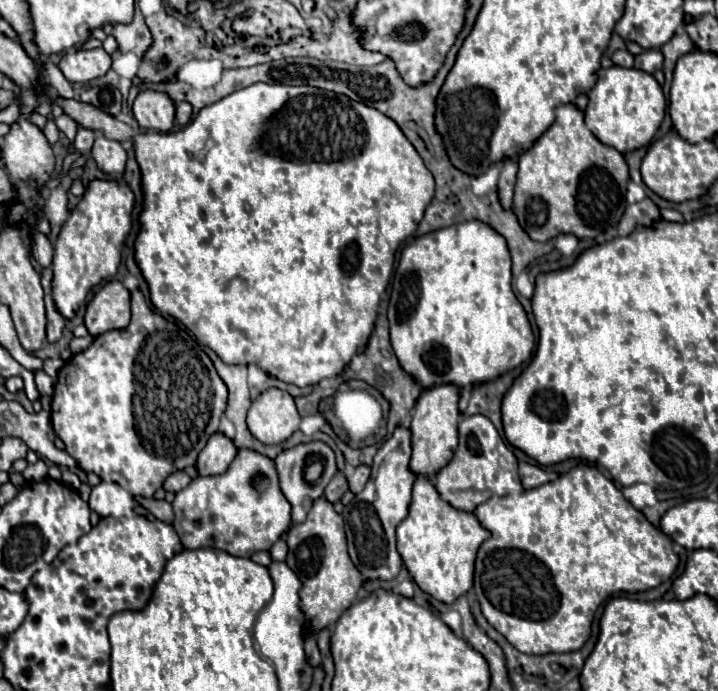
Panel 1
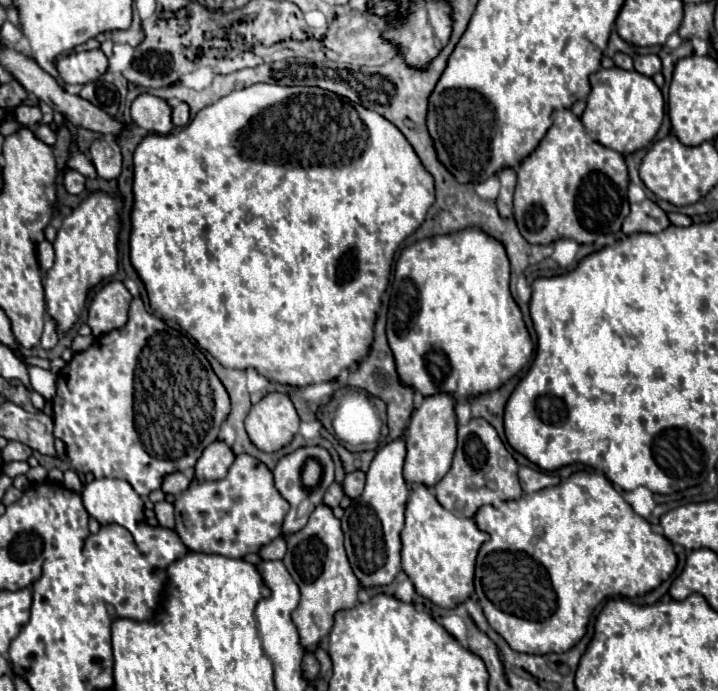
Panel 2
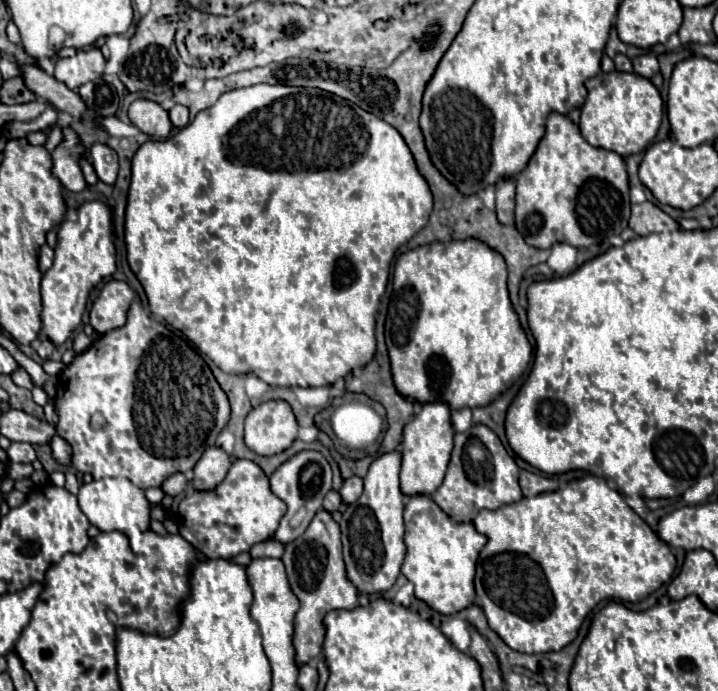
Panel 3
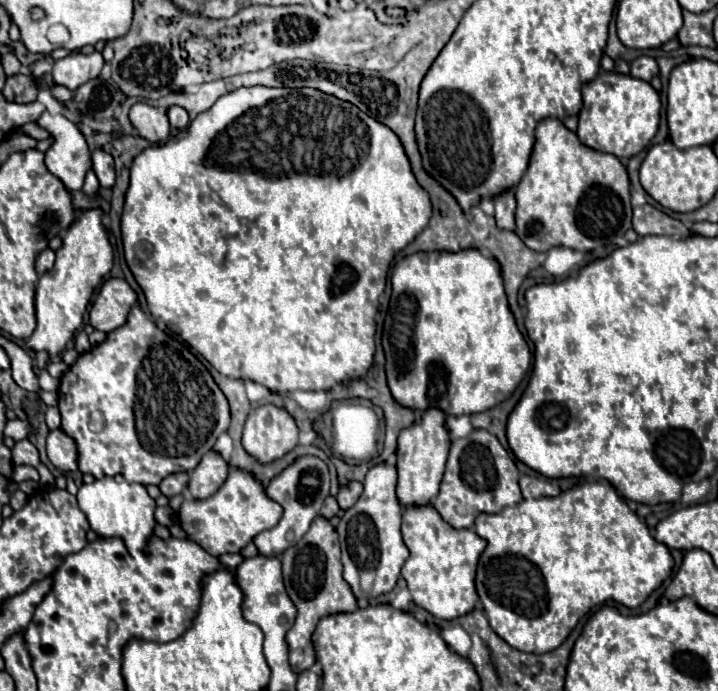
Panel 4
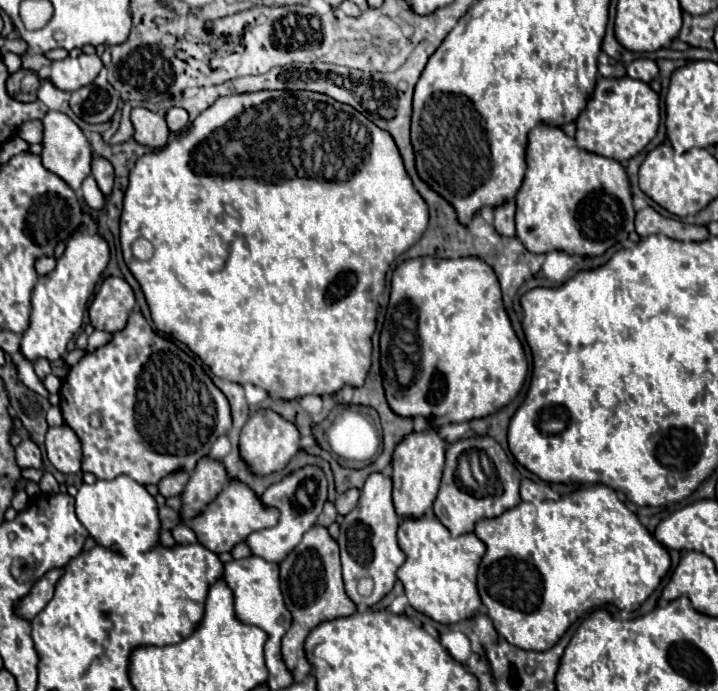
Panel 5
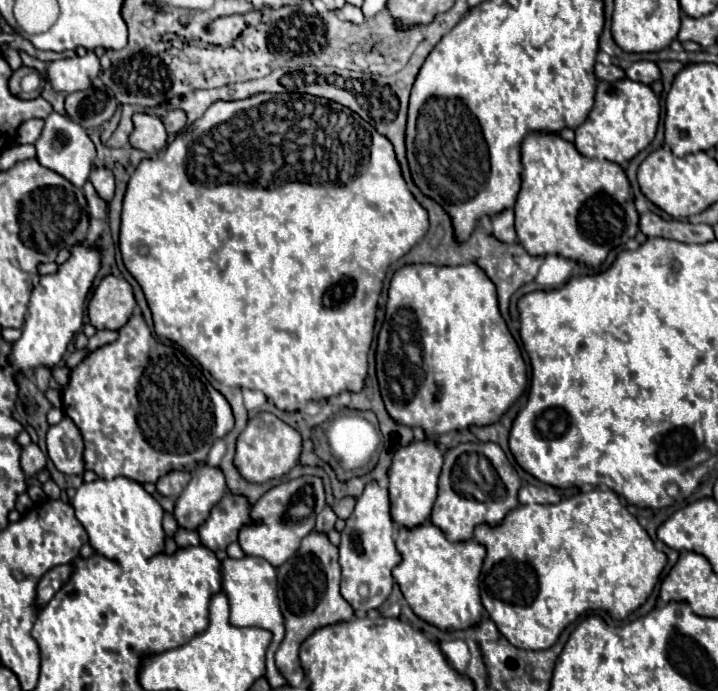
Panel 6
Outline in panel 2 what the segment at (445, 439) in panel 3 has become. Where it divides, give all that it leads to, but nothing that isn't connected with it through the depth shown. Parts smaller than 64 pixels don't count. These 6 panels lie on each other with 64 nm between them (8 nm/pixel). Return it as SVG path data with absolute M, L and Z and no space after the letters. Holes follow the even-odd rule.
M440 392L436 396L426 396L420 408L410 418L408 432L406 432L406 464L404 464L404 478L410 486L414 484L424 484L424 486L434 486L450 468L452 456L456 452L456 412L454 412L456 400Z

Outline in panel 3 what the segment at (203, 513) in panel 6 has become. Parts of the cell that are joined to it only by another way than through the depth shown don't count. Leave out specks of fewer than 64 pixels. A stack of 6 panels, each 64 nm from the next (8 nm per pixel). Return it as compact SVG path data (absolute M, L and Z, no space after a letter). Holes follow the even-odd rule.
M220 446L206 448L206 452L198 460L198 464L194 466L192 486L198 490L214 488L216 484L220 484L224 480L230 464L232 464L232 456L228 456Z

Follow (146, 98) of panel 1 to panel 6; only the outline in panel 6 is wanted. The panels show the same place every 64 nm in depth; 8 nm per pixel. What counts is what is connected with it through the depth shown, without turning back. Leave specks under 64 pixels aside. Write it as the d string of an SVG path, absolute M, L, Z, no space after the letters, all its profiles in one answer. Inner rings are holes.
M136 112L132 116L134 132L130 134L130 144L138 150L144 150L148 154L158 154L168 140L168 134L164 130L164 124L158 116Z

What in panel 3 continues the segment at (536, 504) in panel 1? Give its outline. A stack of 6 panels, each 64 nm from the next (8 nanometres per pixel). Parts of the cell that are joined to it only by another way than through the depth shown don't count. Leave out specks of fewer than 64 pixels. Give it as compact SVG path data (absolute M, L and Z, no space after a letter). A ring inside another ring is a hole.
M594 474L574 478L564 488L558 488L556 492L544 492L544 494L530 496L530 498L522 498L520 502L506 504L498 510L480 510L474 518L474 526L480 534L488 536L488 542L482 548L482 552L478 556L478 564L476 564L476 580L474 582L476 582L478 604L482 606L490 628L512 650L524 652L524 654L544 654L544 652L562 650L564 646L568 646L578 636L578 630L580 630L582 622L594 610L596 604L600 604L602 600L608 600L608 598L616 598L616 600L622 600L622 602L638 602L638 600L646 598L648 594L652 594L654 590L658 590L664 582L668 582L674 574L674 568L676 568L676 558L670 552L670 546L664 544L664 540L660 540L660 536L650 530L650 526L624 502L624 496L618 490L610 488L608 482L602 476L594 476Z

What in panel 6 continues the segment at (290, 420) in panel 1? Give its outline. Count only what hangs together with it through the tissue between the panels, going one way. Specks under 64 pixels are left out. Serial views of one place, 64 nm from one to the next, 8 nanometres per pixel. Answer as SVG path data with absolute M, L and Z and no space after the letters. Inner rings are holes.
M260 412L248 420L248 426L240 434L238 444L236 444L234 464L246 480L266 482L266 480L280 478L282 474L286 474L298 462L300 452L302 452L300 434L292 426L288 426L286 422L276 418L274 414Z

